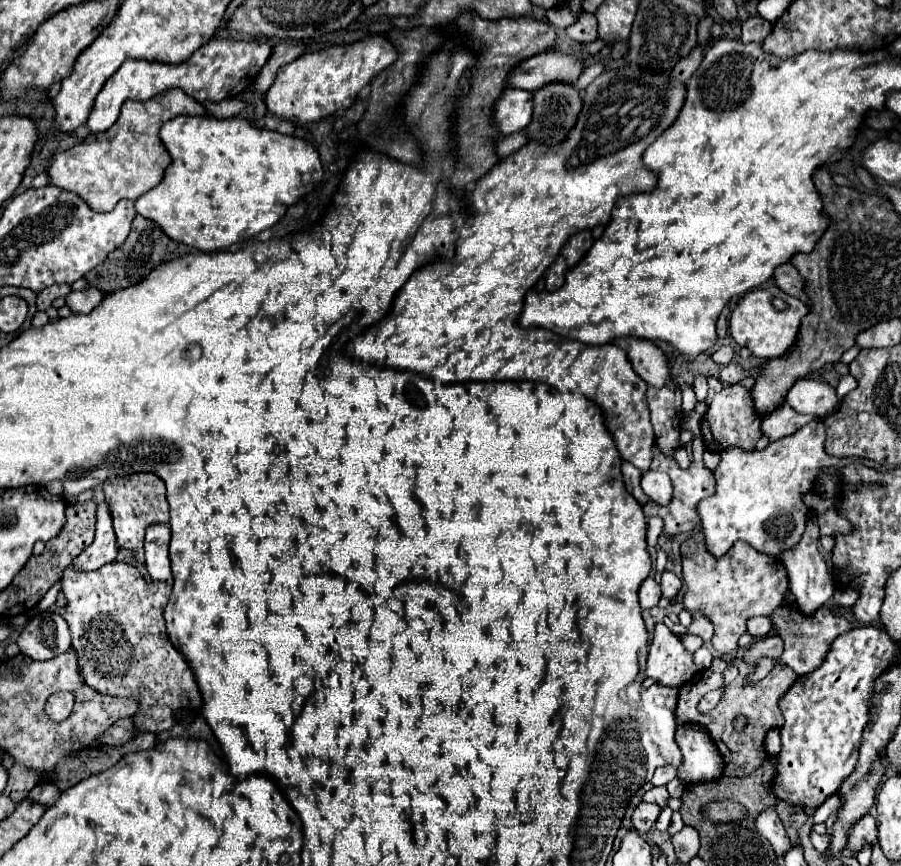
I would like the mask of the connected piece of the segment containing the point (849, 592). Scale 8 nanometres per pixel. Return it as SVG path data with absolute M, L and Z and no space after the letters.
M838 588L833 595L834 602L838 606L852 606L859 598L859 592L856 589Z

